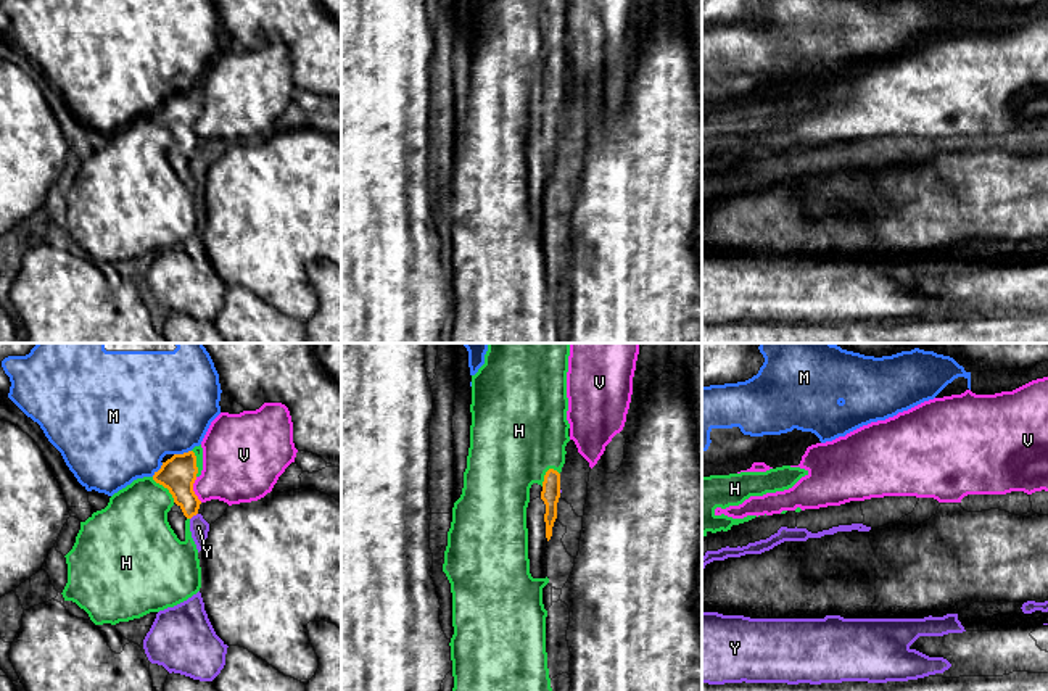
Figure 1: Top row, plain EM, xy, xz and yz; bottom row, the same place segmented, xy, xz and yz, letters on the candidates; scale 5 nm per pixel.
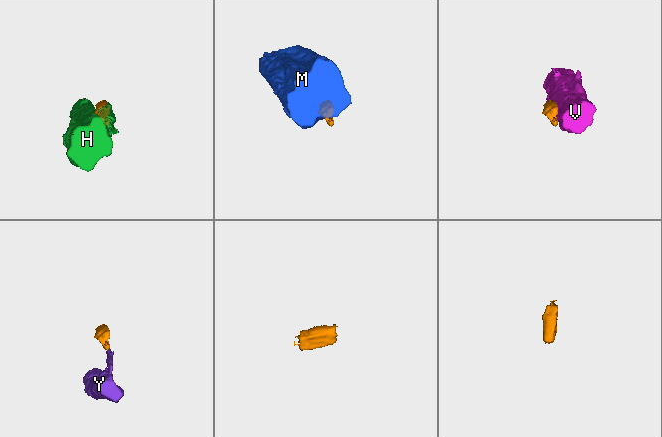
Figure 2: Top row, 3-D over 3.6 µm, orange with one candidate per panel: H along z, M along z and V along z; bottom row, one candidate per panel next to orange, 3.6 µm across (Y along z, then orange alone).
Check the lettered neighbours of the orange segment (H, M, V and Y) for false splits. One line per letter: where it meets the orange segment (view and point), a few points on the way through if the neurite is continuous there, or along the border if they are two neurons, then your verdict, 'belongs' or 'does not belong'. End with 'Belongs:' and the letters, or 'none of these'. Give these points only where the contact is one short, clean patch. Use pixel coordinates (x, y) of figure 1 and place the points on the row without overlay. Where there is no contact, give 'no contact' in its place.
H: meets orange in xy at (166, 126); does not belong
M: meets orange in xy at (184, 92); border along xy (190, 89), (174, 94); does not belong
V: meets orange in xy at (192, 129); does not belong
Y: meets orange in xy at (193, 153); border along xy (197, 152), (190, 158); does not belong
Belongs: none of these

